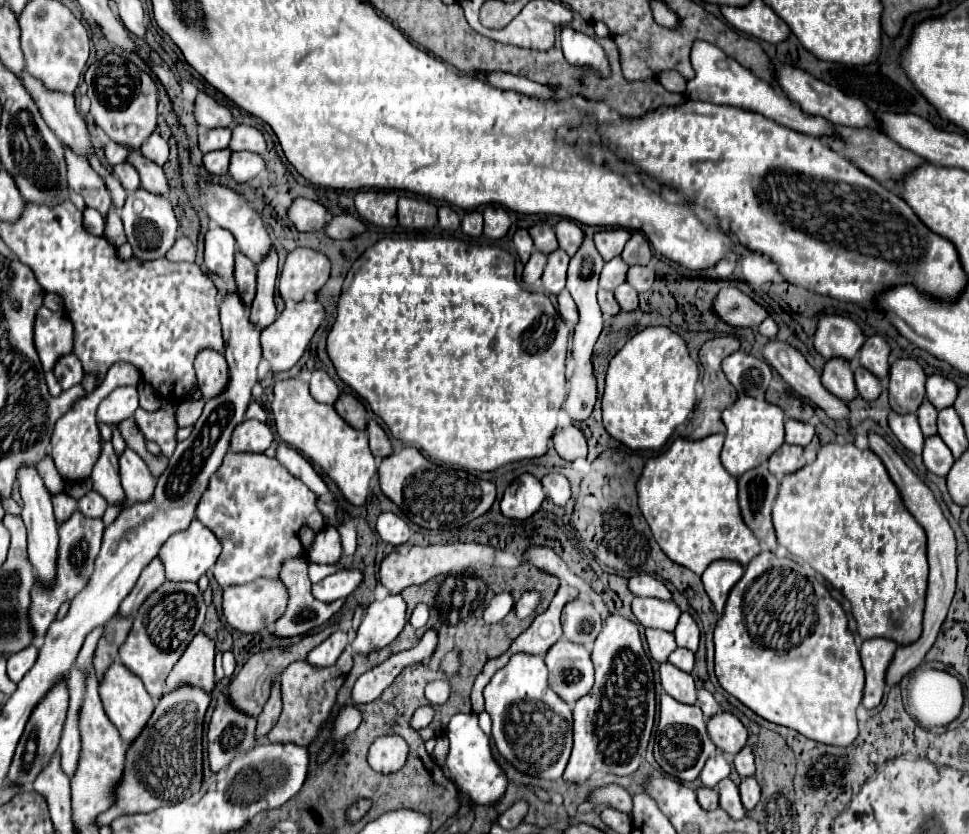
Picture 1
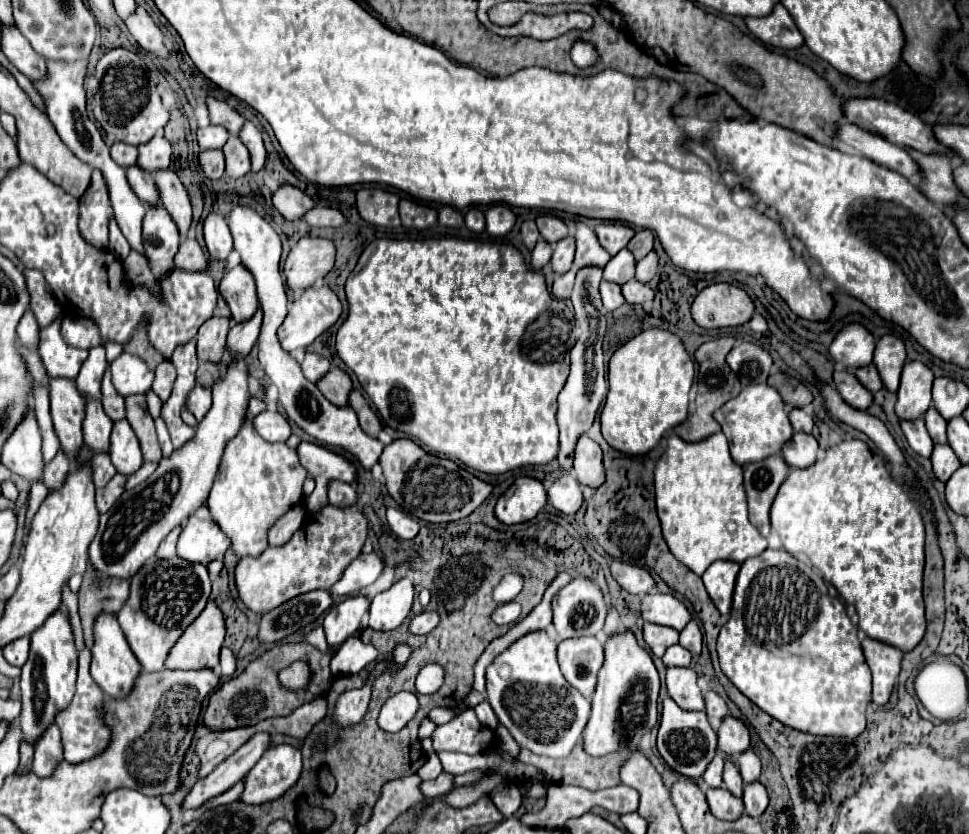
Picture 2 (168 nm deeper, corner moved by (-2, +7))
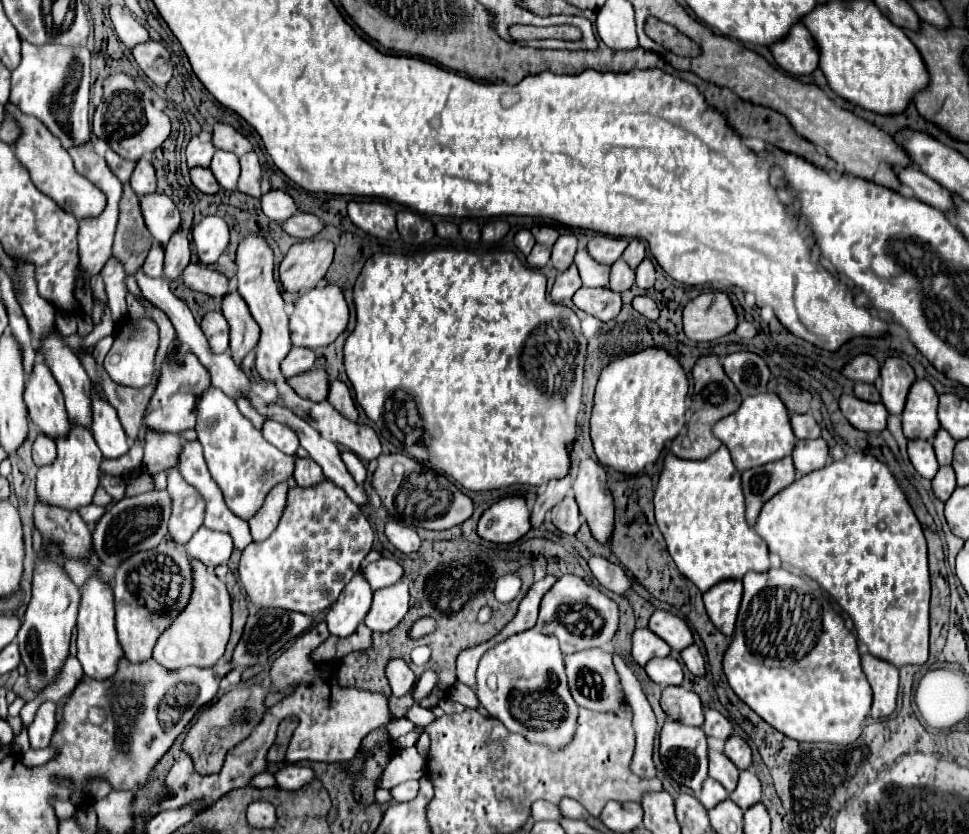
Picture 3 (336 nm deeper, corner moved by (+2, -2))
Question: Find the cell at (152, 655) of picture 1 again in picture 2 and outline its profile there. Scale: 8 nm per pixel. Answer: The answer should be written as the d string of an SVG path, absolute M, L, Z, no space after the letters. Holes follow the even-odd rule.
M151 558L141 566L137 574L133 574L131 592L125 606L119 610L117 620L123 628L127 642L137 656L139 664L145 672L155 672L165 668L165 658L183 630L201 614L209 596L211 582L205 564L185 562L183 558L169 558L161 562L159 558Z

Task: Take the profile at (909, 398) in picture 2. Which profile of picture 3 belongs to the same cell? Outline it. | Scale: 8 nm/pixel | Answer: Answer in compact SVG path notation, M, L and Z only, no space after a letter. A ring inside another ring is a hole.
M917 379L907 395L905 409L901 413L903 433L907 439L931 439L937 431L937 393L925 379Z

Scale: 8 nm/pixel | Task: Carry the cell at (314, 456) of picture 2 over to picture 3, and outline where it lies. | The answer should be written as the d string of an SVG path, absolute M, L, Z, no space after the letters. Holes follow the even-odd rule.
M343 451L343 453L341 453L341 459L343 459L347 471L353 475L355 483L361 485L361 483L365 481L365 475L367 475L367 469L365 469L363 461L361 461L357 455L353 455L351 451Z

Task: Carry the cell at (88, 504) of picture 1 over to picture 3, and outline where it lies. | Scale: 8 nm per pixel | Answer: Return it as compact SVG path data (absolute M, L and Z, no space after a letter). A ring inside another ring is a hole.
M89 505L89 507L83 507L79 511L79 515L85 519L85 523L89 527L93 527L103 517L103 513L105 513L105 507L97 507L97 505Z

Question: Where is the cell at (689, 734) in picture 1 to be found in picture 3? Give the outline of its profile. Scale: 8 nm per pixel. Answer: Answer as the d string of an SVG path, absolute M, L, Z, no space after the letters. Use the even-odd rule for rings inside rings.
M667 717L667 721L663 723L661 735L659 735L659 755L661 755L661 763L665 765L667 773L681 785L693 789L695 793L701 791L703 781L707 779L707 737L703 733L701 727L687 727L681 725L673 719Z

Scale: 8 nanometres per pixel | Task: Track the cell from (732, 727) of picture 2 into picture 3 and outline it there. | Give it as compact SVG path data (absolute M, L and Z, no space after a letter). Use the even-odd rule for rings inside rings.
M731 735L725 741L725 749L723 753L739 767L739 769L747 769L751 765L751 747L747 745L747 741L739 735Z

